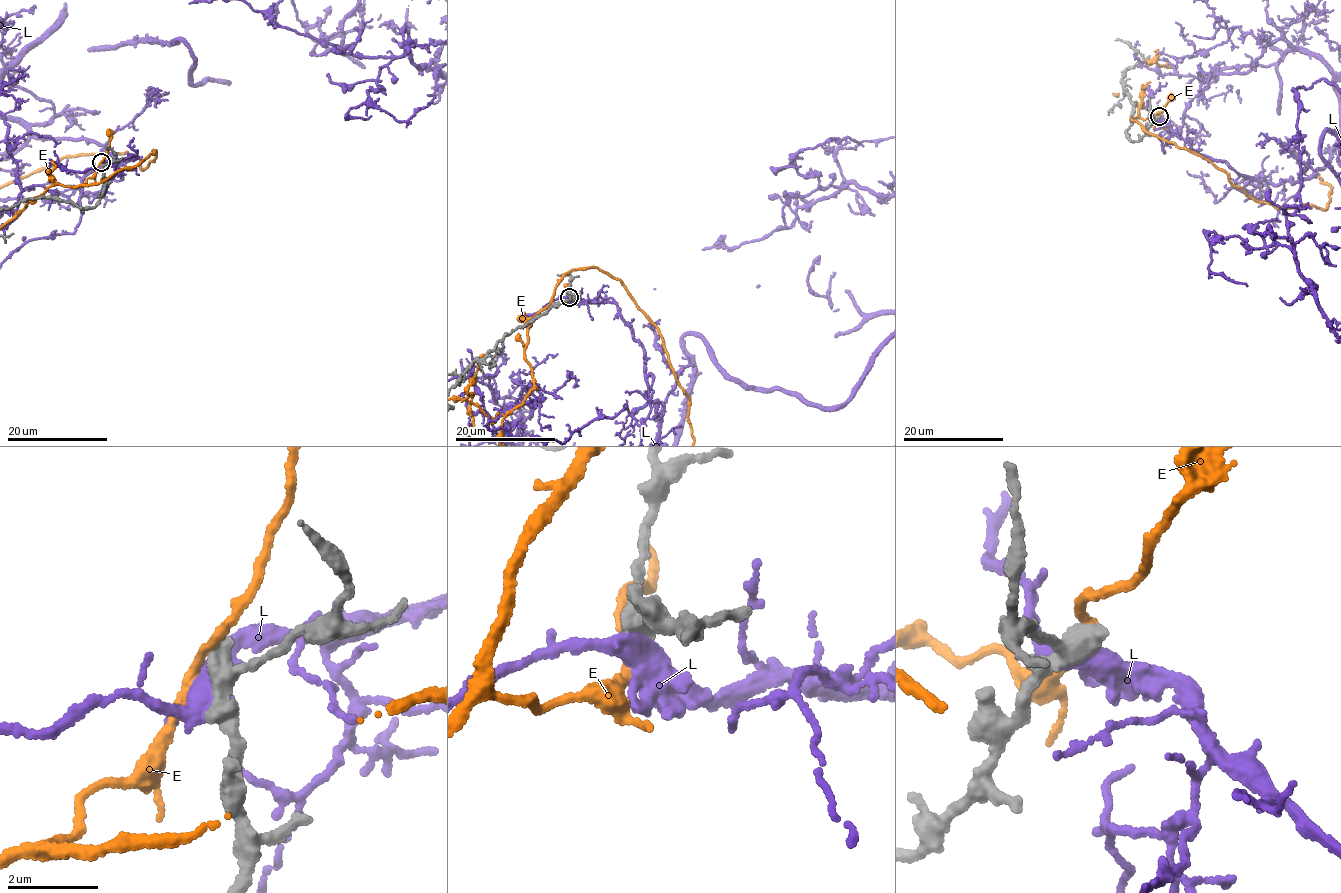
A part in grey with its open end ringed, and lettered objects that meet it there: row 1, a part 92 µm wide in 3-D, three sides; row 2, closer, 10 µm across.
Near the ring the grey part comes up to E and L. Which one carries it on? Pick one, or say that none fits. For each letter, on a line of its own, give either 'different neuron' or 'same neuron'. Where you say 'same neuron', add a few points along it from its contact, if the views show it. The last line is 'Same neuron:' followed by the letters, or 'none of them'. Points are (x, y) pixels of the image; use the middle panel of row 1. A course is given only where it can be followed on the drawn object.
E: different neuron
L: different neuron
Same neuron: none of them

